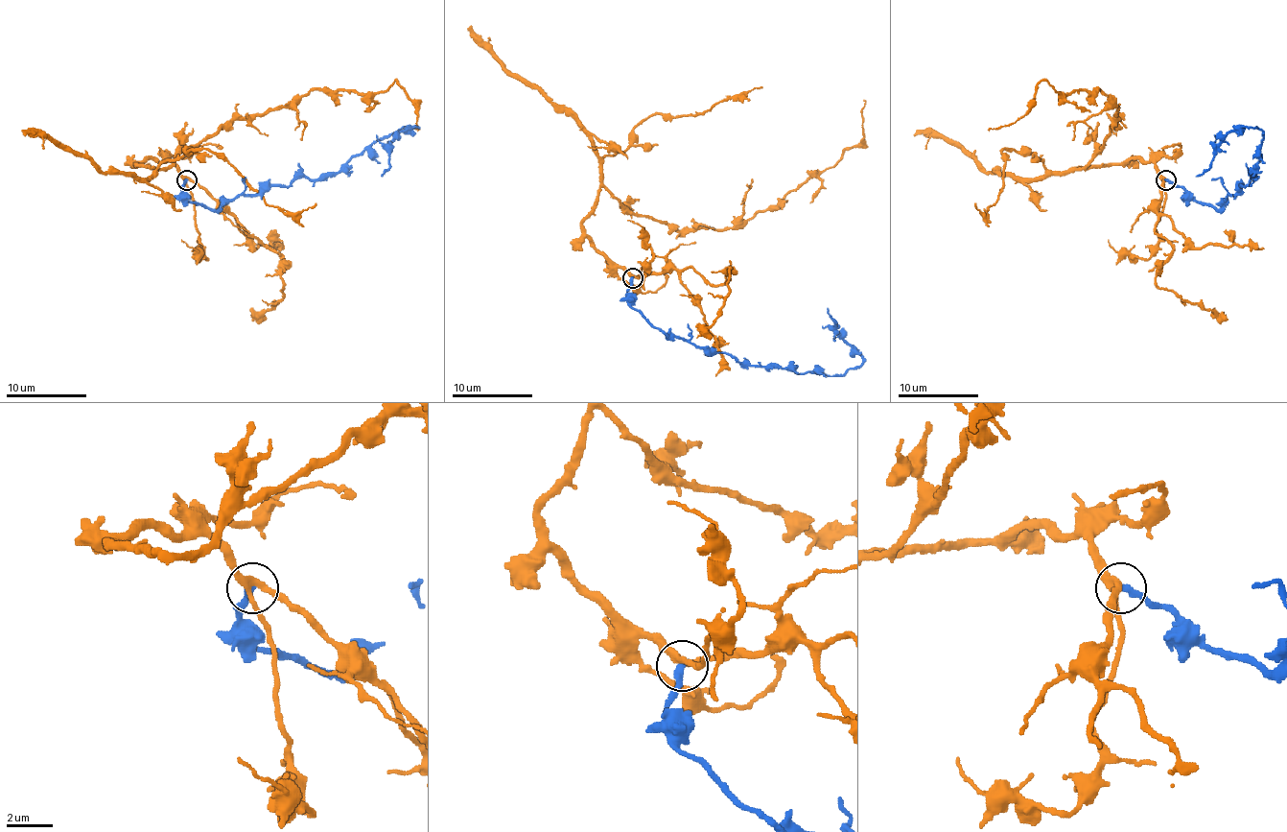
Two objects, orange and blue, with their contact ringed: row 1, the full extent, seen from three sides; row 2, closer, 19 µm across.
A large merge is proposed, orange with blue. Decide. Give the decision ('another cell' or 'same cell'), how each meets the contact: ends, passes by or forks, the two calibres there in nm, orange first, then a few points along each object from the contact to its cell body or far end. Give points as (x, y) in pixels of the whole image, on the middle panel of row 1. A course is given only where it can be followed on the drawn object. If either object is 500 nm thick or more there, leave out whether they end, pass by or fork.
another cell | orange forks | blue ends | 280/300 nm | orange via (633, 278), (585, 231), (583, 218), (602, 187), (631, 211), (679, 229), (739, 227), (855, 147), (864, 99) | blue via (633, 278), (631, 306), (661, 330), (749, 365), (830, 376), (855, 368), (862, 358), (835, 332), (828, 308)

